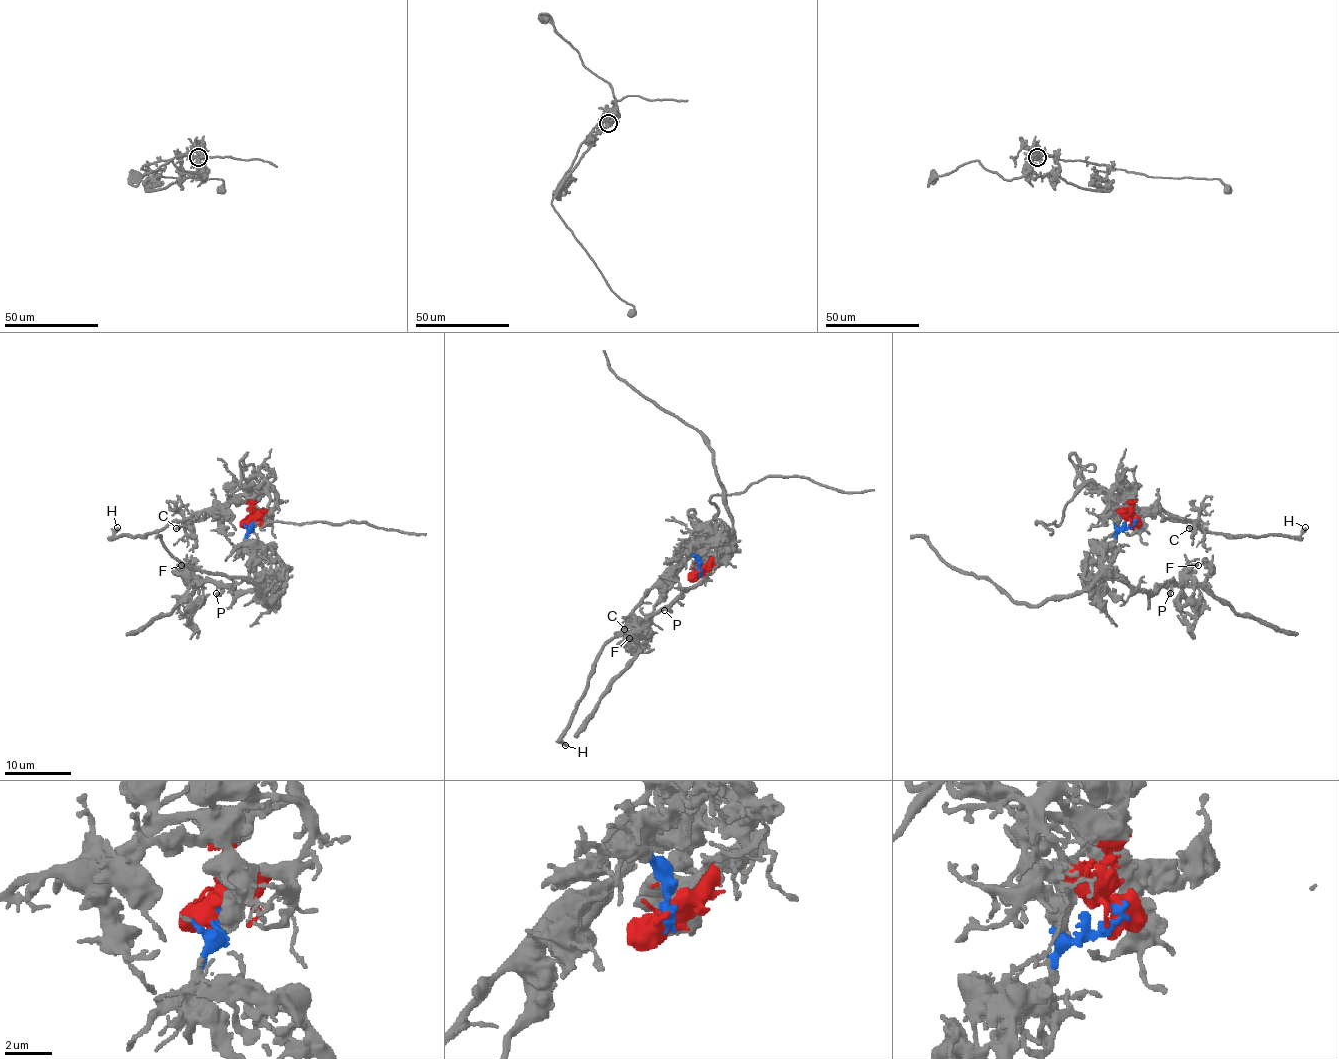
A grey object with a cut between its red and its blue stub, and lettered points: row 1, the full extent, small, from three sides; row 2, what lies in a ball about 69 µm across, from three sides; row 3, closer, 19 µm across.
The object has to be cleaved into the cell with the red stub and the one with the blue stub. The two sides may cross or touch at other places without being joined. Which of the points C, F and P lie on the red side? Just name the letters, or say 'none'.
C

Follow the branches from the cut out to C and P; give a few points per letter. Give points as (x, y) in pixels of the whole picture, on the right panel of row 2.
C: (1133, 524), (1112, 512), (1099, 519), (1105, 504), (1122, 496), (1138, 507), (1197, 525), (1188, 529)
P: (1133, 524), (1117, 535), (1104, 555), (1097, 554), (1102, 552), (1138, 589), (1157, 592), (1168, 587), (1170, 594)

